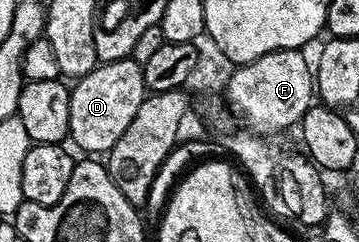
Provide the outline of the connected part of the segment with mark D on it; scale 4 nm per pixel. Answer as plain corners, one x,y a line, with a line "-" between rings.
129,57
116,62
96,65
93,72
89,72
71,86
71,103
69,104
70,141
73,140
81,149
88,150
91,153
88,155
106,155
107,151
113,148
113,144
117,144
117,140
121,140
125,128
129,128
129,124
133,124
133,116
137,116
137,108
141,108
141,104
148,93
142,62
137,62
134,58

